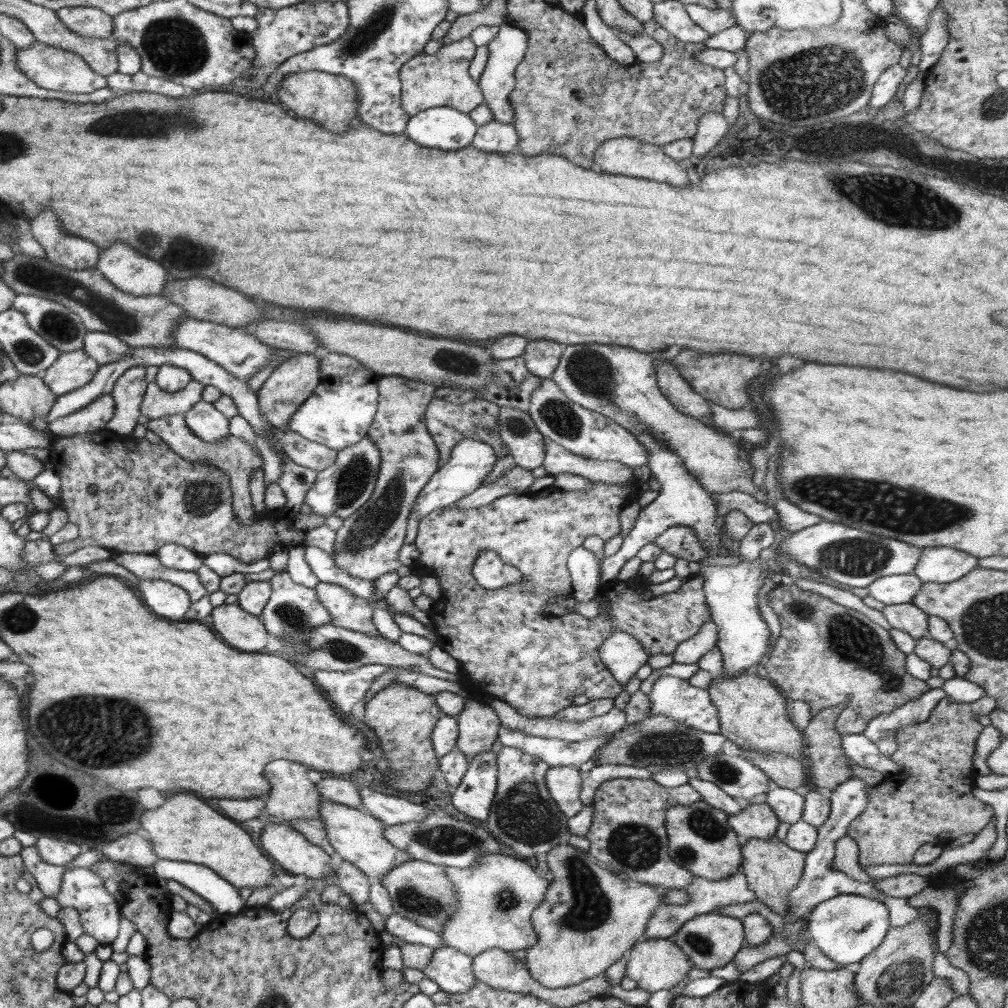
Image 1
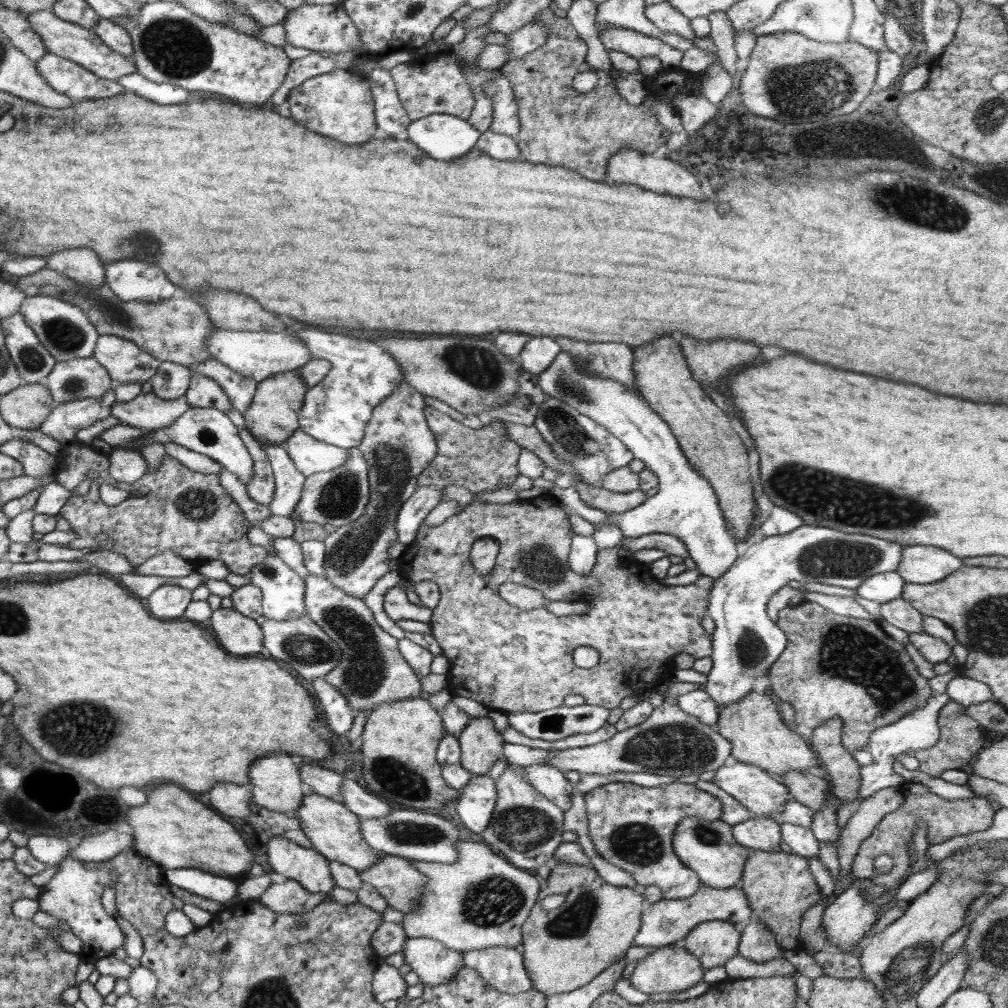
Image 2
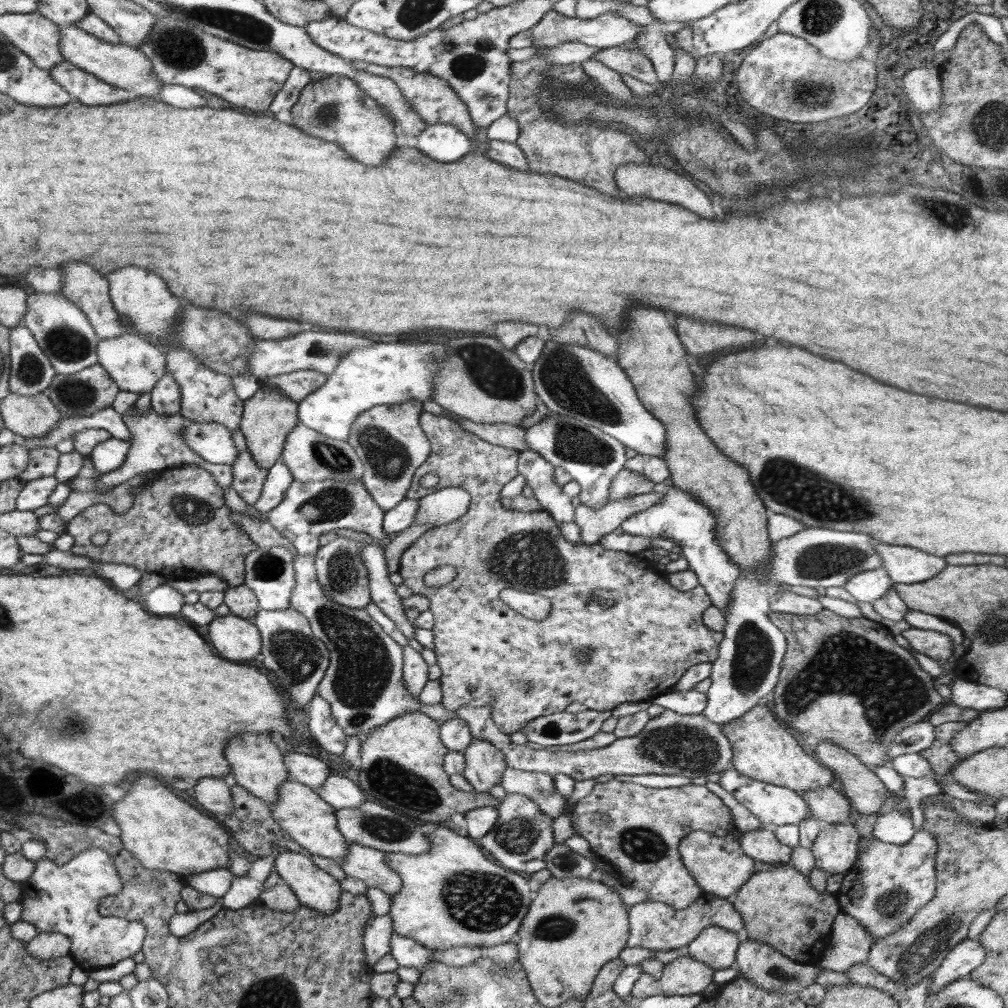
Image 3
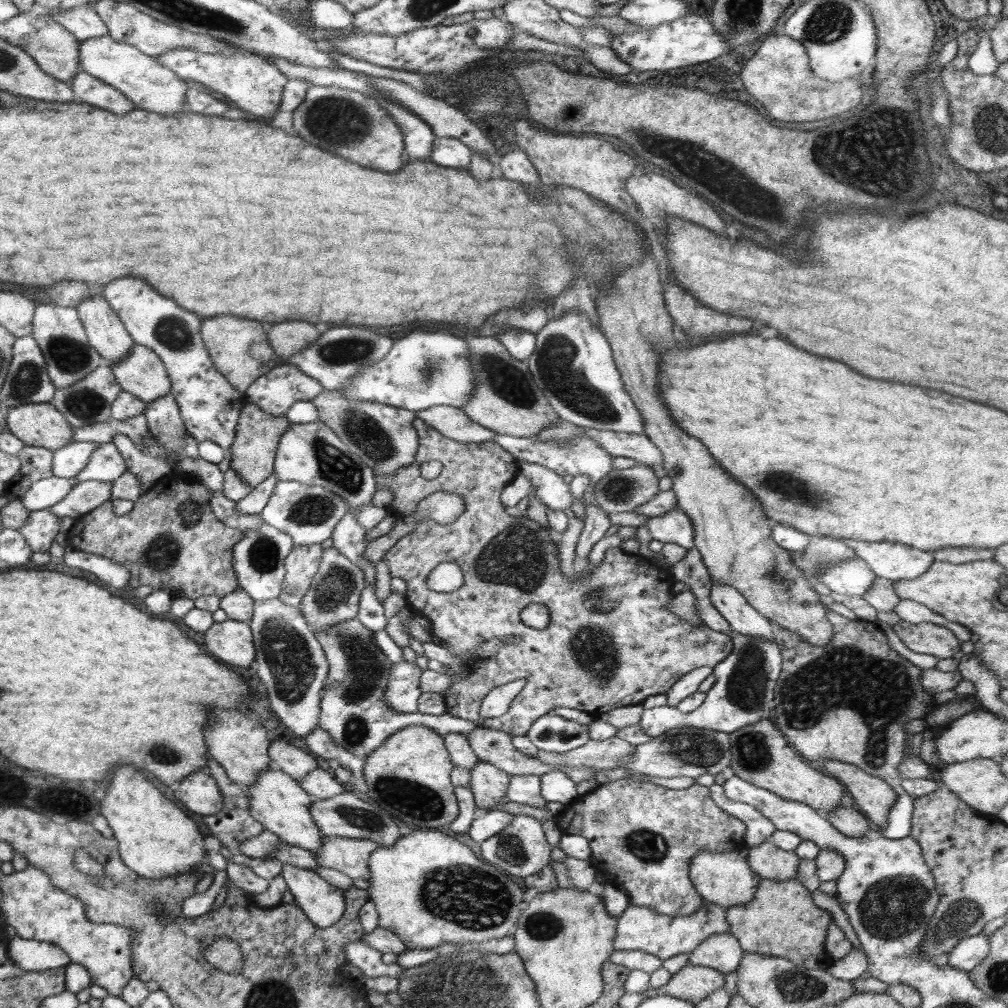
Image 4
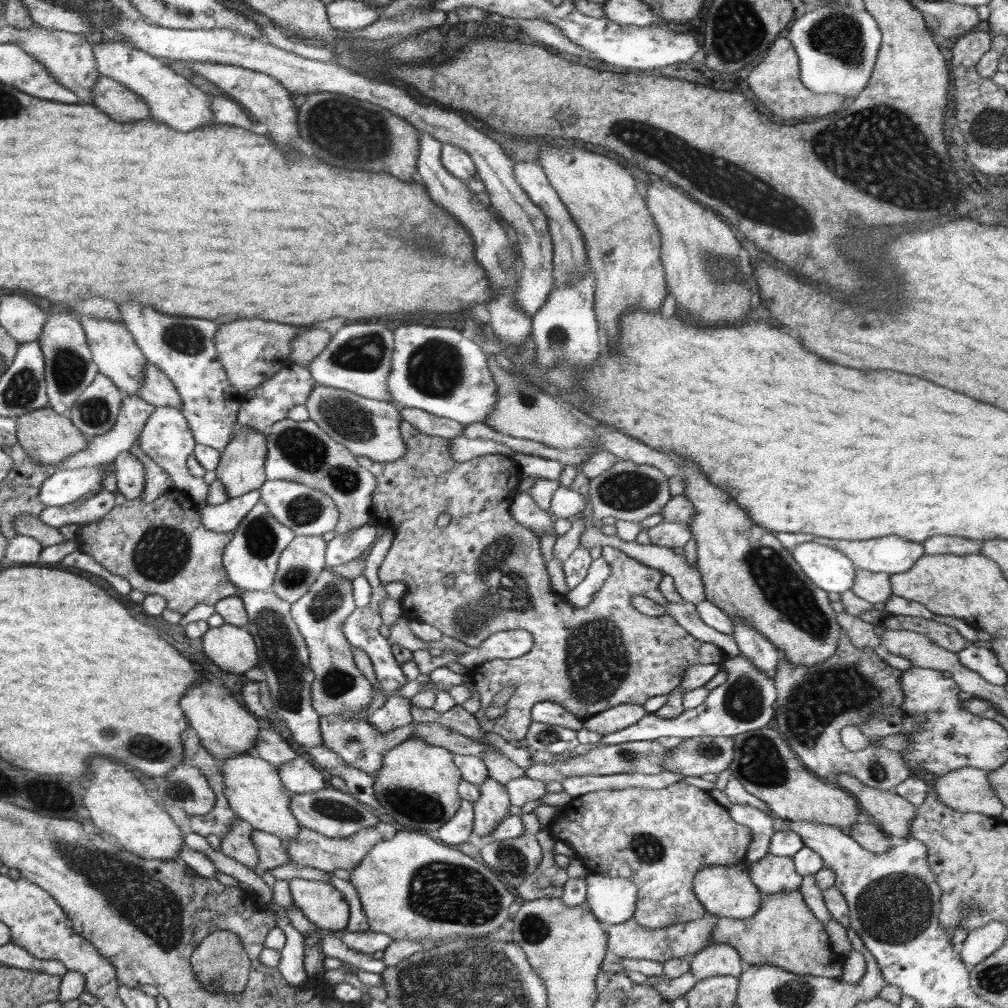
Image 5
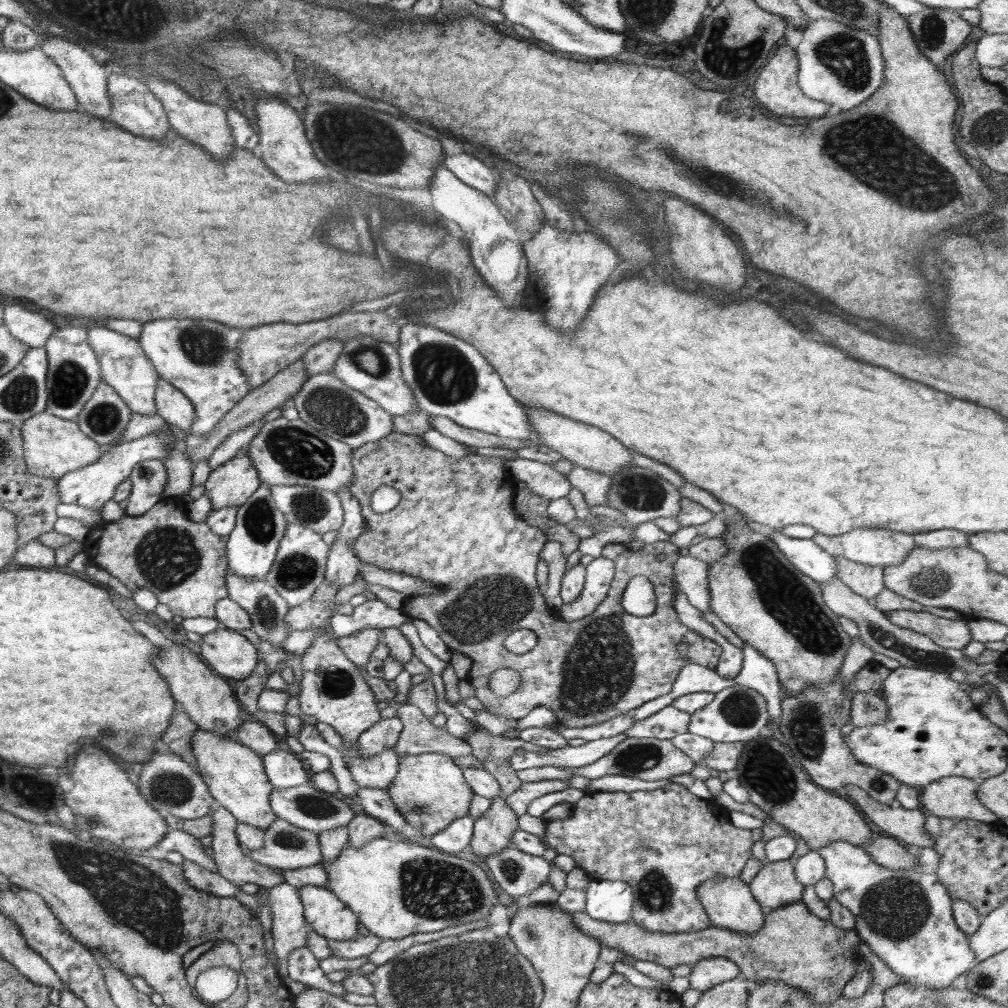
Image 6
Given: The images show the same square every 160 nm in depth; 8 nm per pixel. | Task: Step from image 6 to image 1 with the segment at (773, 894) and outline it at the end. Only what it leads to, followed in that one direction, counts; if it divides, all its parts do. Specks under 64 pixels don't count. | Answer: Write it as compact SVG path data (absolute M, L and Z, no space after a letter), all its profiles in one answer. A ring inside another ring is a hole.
M762 801L749 803L742 812L728 815L727 821L736 834L760 840L774 837L780 823L770 806Z

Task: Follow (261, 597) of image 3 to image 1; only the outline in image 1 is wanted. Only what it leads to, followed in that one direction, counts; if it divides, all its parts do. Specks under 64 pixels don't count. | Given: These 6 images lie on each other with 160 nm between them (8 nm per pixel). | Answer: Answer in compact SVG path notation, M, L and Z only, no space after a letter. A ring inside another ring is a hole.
M285 570L272 576L269 583L271 584L272 594L259 617L266 630L278 640L305 641L310 629L331 621L330 613L326 607L320 604L315 589L296 584Z

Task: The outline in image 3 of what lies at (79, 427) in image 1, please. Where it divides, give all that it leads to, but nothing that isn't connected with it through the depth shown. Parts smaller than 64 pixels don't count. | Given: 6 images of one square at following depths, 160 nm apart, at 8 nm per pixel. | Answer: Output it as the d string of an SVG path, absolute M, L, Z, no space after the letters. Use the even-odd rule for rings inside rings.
M135 406L128 412L122 414L123 421L126 423L131 434L131 444L135 446L127 450L126 460L118 467L106 474L100 474L95 484L95 490L109 490L114 488L134 476L147 471L164 471L168 467L180 466L181 464L194 464L207 470L216 479L220 488L227 489L232 484L232 467L227 464L214 464L205 461L198 456L184 441L183 430L189 424L189 420L184 418L179 412L175 412L172 416L164 416L154 412L154 409L149 407L146 412L135 410Z

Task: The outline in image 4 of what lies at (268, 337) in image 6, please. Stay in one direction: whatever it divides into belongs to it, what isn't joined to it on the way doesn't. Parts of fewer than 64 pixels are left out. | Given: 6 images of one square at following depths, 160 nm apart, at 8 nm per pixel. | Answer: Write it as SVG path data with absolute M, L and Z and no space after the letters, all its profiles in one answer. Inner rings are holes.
M230 315L202 318L200 334L215 364L214 368L242 393L260 376L265 376L270 370L284 363L271 347L264 322Z

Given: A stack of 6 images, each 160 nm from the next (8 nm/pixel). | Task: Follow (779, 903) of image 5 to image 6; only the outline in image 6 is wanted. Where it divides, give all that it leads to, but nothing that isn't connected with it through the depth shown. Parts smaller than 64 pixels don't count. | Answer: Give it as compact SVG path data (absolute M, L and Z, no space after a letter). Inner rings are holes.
M801 900L774 910L767 910L764 924L756 934L740 934L739 932L718 928L717 926L709 926L704 930L693 933L652 932L642 925L636 924L636 922L612 924L590 918L584 911L567 911L567 913L571 916L573 923L586 936L593 936L602 942L602 946L605 945L607 948L621 950L624 955L631 956L635 960L649 960L670 969L679 964L687 964L692 967L703 958L708 958L709 956L723 956L737 964L740 972L746 976L748 981L779 980L779 982L783 982L788 986L804 991L817 1004L829 1004L829 1002L834 1002L834 1000L838 999L838 996L843 995L843 988L847 982L850 982L856 976L859 971L859 964L861 964L859 946L862 940L858 933L855 930L845 931L843 928L838 928L835 924L832 924L829 920L822 920L814 916Z

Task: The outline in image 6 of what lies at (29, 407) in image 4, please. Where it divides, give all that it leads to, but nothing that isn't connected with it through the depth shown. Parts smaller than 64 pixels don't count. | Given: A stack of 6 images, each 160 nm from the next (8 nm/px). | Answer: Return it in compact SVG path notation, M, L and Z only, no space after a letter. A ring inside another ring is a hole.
M46 410L26 419L20 430L23 438L25 463L34 476L59 480L67 472L94 464L103 451L95 440L80 430L76 421L64 420Z

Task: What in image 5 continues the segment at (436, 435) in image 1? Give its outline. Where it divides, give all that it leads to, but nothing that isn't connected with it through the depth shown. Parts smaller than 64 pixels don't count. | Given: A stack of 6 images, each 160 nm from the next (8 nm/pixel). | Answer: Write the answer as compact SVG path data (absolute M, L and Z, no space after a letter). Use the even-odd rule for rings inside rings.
M405 420L400 423L399 431L400 436L404 441L406 452L398 461L379 463L365 456L356 457L358 464L360 464L362 468L367 468L377 480L377 487L371 494L371 510L373 516L378 518L377 525L383 525L392 529L394 535L392 545L378 568L379 580L381 580L384 585L391 582L403 582L406 584L406 594L404 595L404 598L401 598L400 606L402 607L403 614L409 618L416 627L422 622L430 624L430 626L434 626L434 628L440 630L442 634L450 636L450 638L456 638L456 640L460 640L460 642L464 642L464 644L468 646L480 646L482 641L486 640L491 634L510 629L524 629L531 632L534 637L533 647L530 649L530 652L527 652L524 656L506 660L494 659L492 661L486 661L468 671L471 681L475 684L480 697L480 708L476 711L474 718L478 721L478 726L480 726L482 731L486 733L495 733L507 741L519 740L523 742L523 739L528 732L528 728L530 728L530 724L532 724L532 707L537 702L555 702L566 708L566 710L569 710L572 715L582 721L586 721L600 711L608 710L609 708L620 704L636 704L643 707L649 698L652 698L653 696L668 695L676 689L680 684L683 672L688 665L705 665L711 670L714 670L718 664L726 659L726 654L721 648L718 648L715 644L702 642L702 640L690 636L690 634L688 634L688 632L686 632L686 630L684 630L684 628L682 628L669 614L663 614L662 616L648 616L638 612L638 610L629 604L633 596L645 596L654 604L668 603L669 600L665 596L662 596L659 589L660 583L667 579L663 572L660 572L651 566L642 564L638 559L632 558L630 555L614 548L612 545L603 546L601 553L601 557L610 565L610 576L606 579L602 588L594 594L590 604L586 608L576 608L575 606L572 606L564 594L556 593L551 587L550 575L548 574L547 565L543 554L541 553L540 543L544 539L539 537L533 530L516 522L514 517L512 517L512 514L509 512L514 493L521 489L520 482L524 477L523 472L520 470L520 467L515 460L510 458L510 456L507 457L503 454L492 454L475 456L466 462L456 462L449 453L449 442L447 439L424 434L423 432L416 430L412 424ZM444 513L450 515L449 523L440 528L437 524L437 520L438 517L444 515ZM447 574L453 574L453 576L455 576L451 587L445 583ZM506 686L515 686L514 692L506 703L506 712L496 720L490 721L486 718L487 708L492 704L494 696L500 692L502 687Z

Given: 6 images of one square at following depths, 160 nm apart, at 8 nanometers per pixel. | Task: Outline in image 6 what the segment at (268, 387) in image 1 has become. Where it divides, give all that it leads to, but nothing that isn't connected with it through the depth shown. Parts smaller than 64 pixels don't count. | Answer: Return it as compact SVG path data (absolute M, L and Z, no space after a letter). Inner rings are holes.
M247 451L215 468L203 484L204 494L212 501L212 511L227 506L240 506L261 485L256 468Z

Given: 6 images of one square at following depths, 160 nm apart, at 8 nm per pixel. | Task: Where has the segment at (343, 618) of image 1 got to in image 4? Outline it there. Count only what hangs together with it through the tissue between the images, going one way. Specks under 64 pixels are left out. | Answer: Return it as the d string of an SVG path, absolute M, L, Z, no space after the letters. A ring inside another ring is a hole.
M320 544L292 547L284 560L285 577L283 587L277 596L288 606L299 608L302 597L318 572L324 552ZM357 617L343 620L326 632L315 632L325 652L329 671L328 680L321 695L319 724L335 744L357 757L366 758L378 749L392 734L410 725L422 725L444 738L450 733L464 736L476 729L470 720L456 716L414 712L396 712L385 701L385 690L389 680L392 663L373 640L373 631L366 628Z

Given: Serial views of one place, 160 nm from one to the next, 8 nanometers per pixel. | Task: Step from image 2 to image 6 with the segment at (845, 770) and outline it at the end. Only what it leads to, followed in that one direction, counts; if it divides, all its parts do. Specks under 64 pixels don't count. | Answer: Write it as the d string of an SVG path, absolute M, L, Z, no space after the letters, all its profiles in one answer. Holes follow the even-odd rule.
M848 784L836 792L838 797L848 796L868 818L890 837L902 840L906 845L914 844L921 849L933 847L935 840L924 828L926 813L921 809L908 810L899 804L882 804L868 796L860 787Z

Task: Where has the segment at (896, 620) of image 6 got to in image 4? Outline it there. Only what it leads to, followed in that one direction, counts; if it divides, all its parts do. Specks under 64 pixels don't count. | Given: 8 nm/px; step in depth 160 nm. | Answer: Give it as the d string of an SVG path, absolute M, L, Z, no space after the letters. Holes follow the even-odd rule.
M900 619L893 626L894 632L904 644L920 654L932 654L938 660L961 654L961 642L945 626L931 622L912 624Z

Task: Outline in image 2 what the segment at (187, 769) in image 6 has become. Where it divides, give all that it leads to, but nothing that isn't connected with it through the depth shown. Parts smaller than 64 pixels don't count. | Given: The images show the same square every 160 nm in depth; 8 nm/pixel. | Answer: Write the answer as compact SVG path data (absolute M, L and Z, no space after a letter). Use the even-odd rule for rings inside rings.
M216 784L210 792L210 806L220 814L246 818L252 804L252 792L247 786Z

